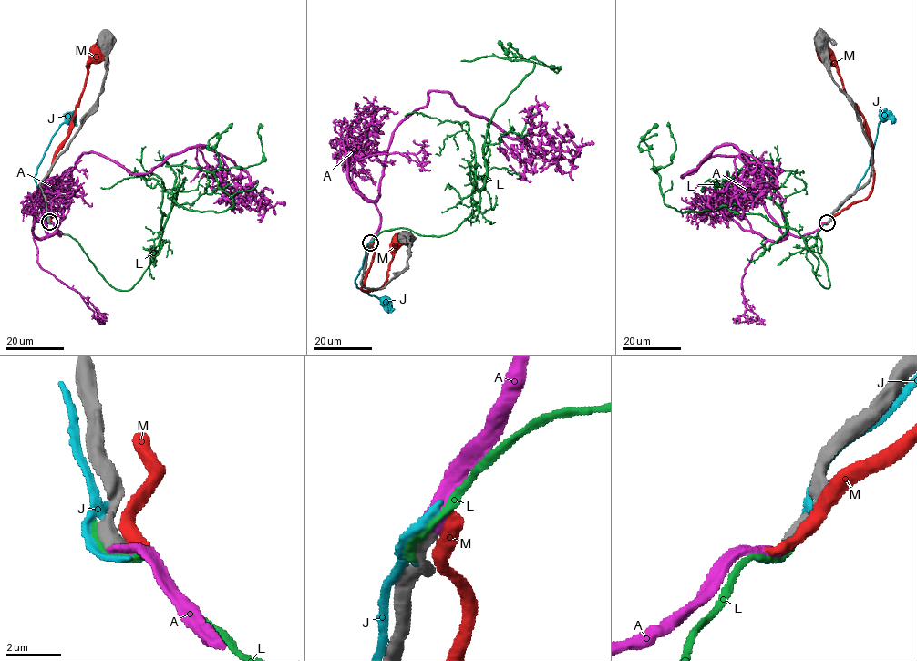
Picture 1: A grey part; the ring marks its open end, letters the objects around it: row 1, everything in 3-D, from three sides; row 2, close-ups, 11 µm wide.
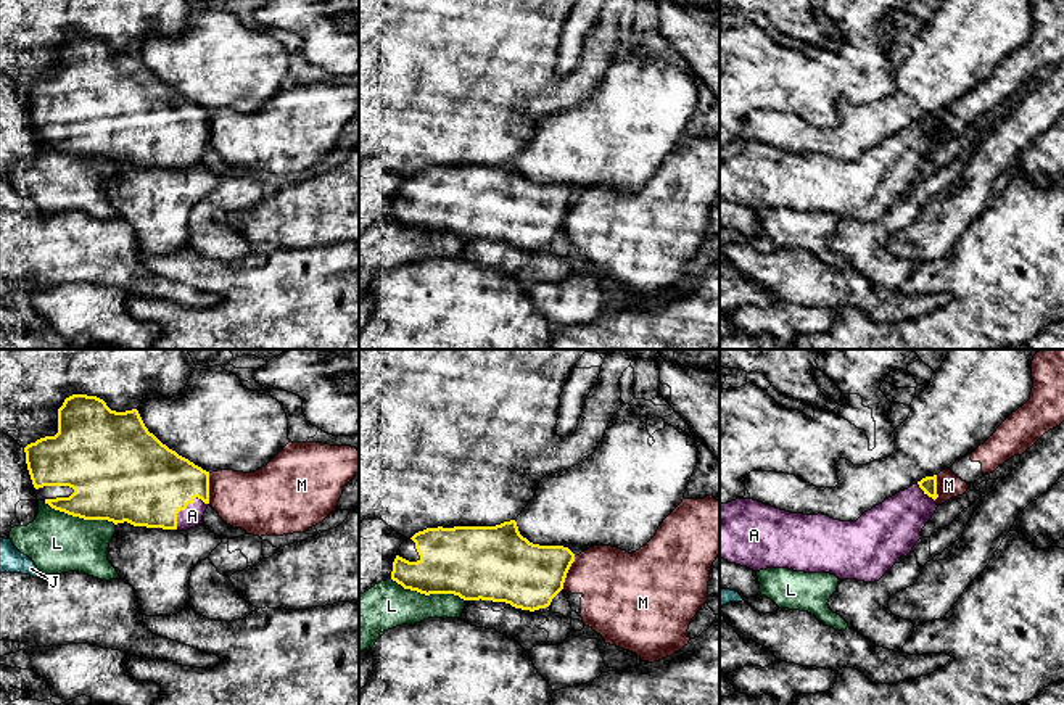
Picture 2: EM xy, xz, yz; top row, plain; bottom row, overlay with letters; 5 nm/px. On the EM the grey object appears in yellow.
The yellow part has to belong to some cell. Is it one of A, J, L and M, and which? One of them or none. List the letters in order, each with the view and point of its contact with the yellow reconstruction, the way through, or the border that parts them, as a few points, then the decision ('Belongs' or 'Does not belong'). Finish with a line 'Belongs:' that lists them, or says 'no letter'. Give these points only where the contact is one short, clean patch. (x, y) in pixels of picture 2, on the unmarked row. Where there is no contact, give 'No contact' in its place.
A: Touches yellow at xy (185, 147). Belongs
J: No contact. Does not belong
L: Touches yellow at xz (427, 234). Does not belong
M: Touches yellow at xz (567, 211). Boundary: xz (575, 197), (560, 229). Does not belong
Belongs: A

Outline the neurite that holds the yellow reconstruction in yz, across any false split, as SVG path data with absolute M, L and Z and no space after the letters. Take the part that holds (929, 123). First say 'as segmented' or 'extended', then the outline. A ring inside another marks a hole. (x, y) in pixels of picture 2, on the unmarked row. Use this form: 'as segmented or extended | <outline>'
extended | M937 114L926 116L864 151L856 161L840 161L823 153L790 153L753 138L736 138L720 143L720 196L753 211L789 208L874 222L922 179L921 171L938 146L937 137Z

